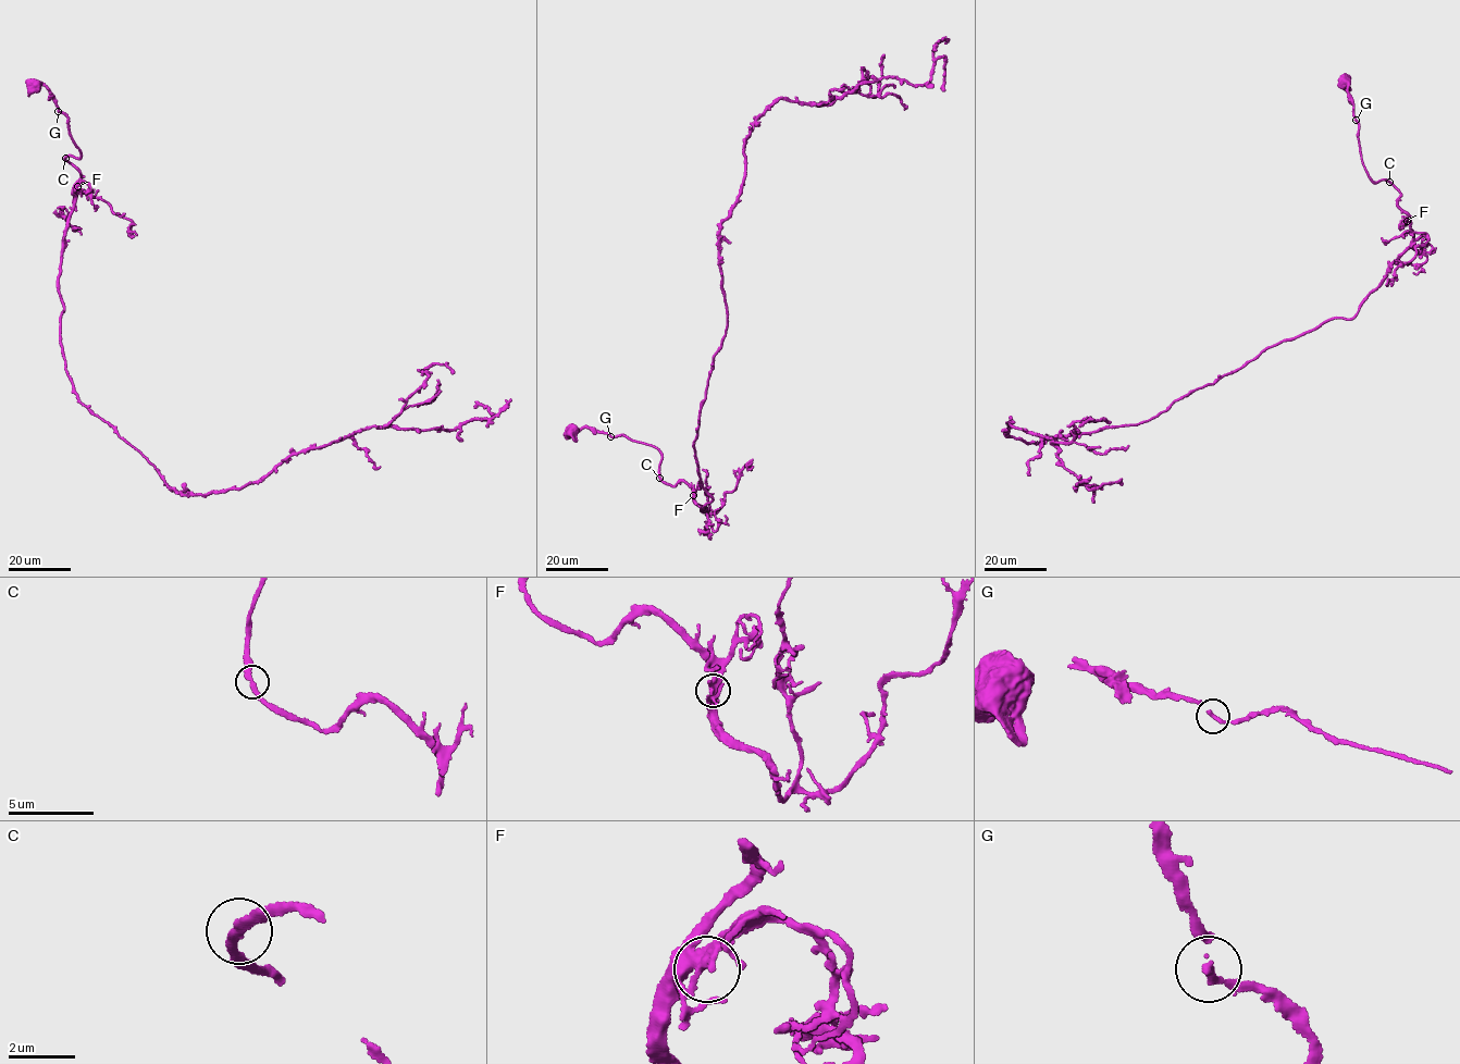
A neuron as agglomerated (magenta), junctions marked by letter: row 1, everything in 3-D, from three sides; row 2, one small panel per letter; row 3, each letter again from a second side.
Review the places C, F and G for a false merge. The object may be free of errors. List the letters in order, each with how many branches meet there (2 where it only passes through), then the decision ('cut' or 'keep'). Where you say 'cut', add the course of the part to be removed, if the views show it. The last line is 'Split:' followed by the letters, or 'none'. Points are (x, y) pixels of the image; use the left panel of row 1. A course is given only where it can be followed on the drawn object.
C: branches 2; keep
F: branches 2; keep
G: branches 2; keep
Split: none

